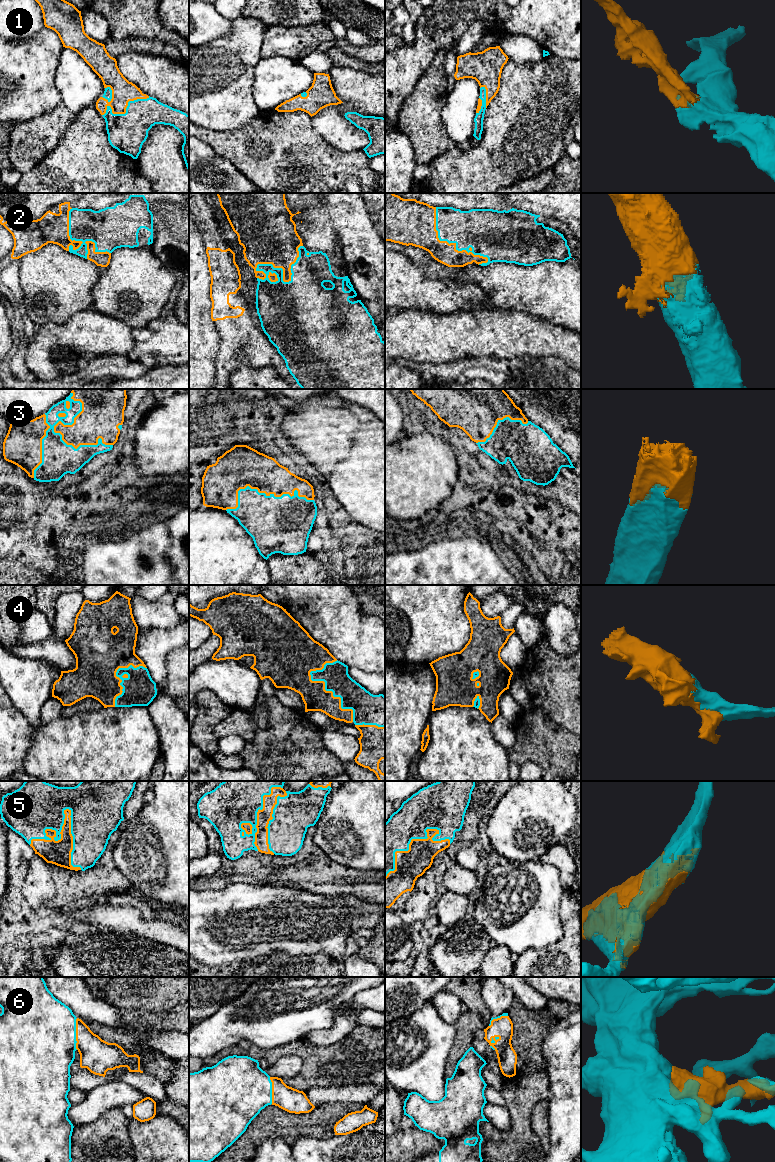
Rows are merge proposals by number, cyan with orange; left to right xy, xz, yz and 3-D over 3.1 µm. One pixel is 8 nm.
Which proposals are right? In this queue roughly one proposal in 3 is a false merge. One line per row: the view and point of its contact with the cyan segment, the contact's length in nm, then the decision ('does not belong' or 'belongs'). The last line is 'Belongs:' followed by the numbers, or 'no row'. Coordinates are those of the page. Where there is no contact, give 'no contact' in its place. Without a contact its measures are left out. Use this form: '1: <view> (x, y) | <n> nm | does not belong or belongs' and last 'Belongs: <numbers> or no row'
1: xy (126, 111) | 420 nm | belongs
2: xz (282, 271) | 460 nm | belongs
3: xy (58, 433) | 550 nm | belongs
4: xz (333, 695) | 550 nm | belongs
5: xy (73, 841) | 500 nm | belongs
6: xy (75, 1034) | 260 nm | belongs
Belongs: 1, 2, 3, 4, 5, 6

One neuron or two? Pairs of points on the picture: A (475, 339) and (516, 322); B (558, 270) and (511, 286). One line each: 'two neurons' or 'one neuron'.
A: one neuron
B: one neuron

